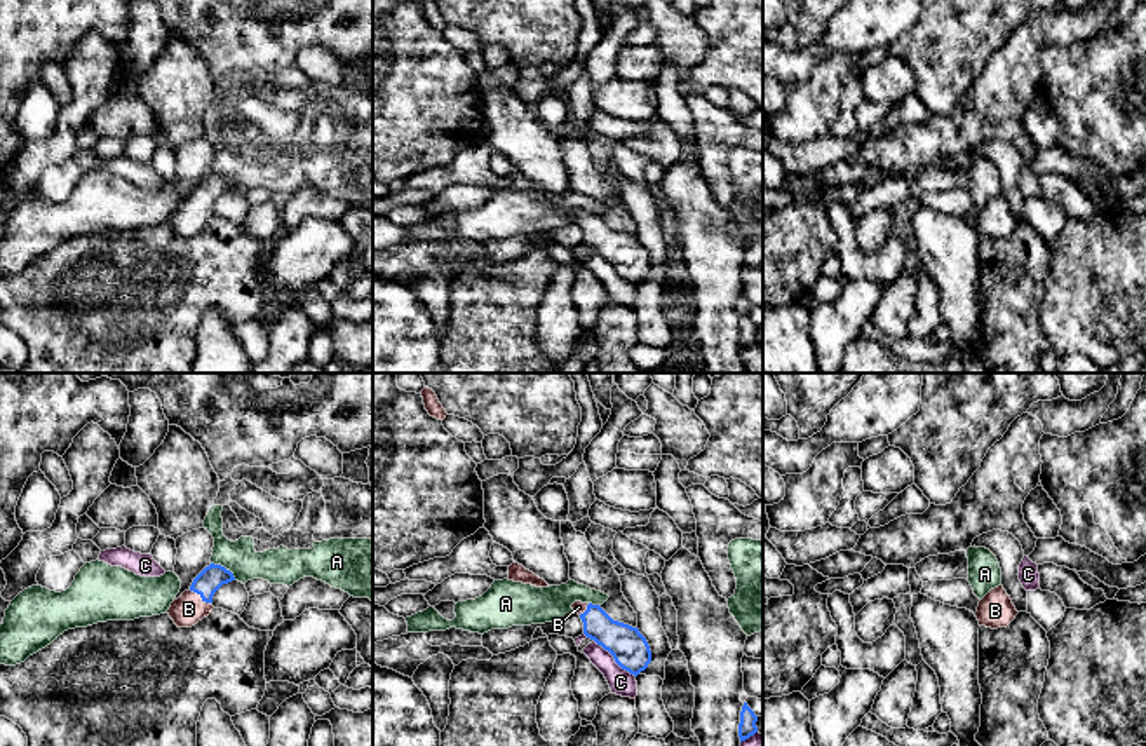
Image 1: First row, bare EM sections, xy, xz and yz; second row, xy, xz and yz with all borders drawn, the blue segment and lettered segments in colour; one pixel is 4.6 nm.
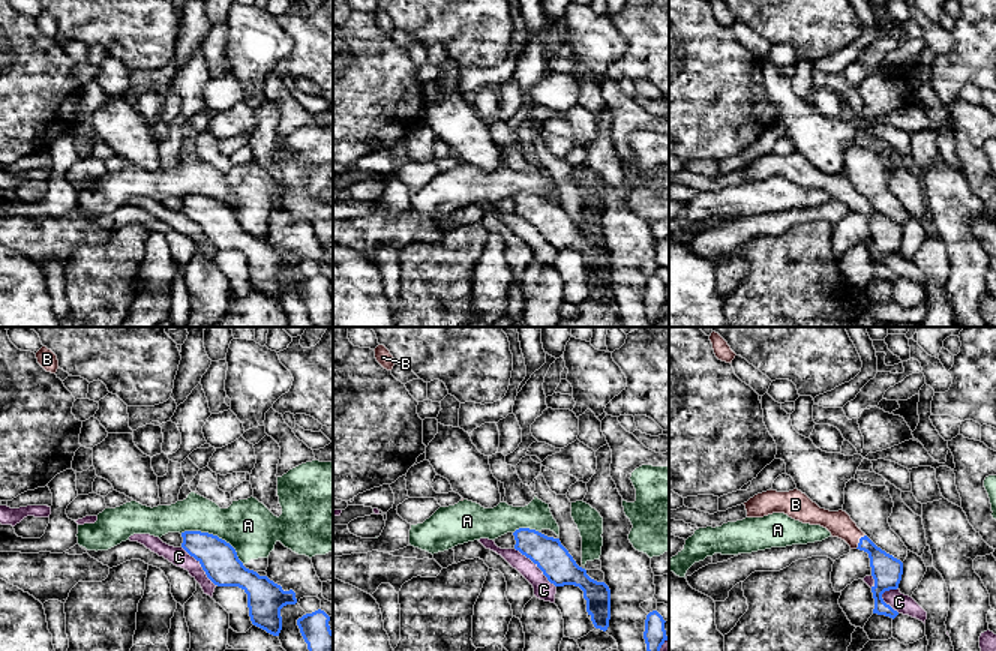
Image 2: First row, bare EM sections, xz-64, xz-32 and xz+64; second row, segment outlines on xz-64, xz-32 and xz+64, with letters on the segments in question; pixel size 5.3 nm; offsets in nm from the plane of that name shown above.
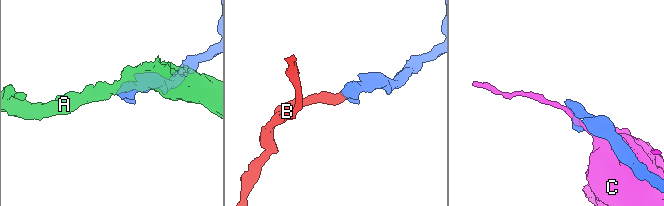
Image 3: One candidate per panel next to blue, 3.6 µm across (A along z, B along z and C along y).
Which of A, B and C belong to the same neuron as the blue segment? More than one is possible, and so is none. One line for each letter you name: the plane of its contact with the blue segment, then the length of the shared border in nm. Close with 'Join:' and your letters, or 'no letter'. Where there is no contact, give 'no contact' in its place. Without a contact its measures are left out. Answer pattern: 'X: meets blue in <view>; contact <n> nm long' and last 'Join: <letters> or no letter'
B: meets blue in xy; contact 120 nm long
Join: B

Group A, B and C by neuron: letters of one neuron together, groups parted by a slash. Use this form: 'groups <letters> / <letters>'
groups A / B / C

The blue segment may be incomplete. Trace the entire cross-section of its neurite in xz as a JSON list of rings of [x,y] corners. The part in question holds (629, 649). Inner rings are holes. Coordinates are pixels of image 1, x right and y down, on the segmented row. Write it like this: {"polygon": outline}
{"polygon": [[[575,601],[573,614],[583,622],[583,634],[608,650],[615,662],[637,676],[651,662],[651,650],[637,627],[613,621],[599,605]]]}

